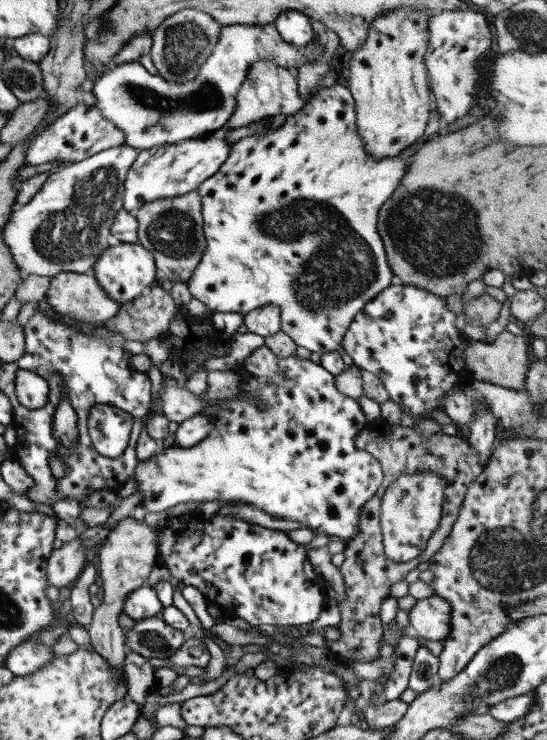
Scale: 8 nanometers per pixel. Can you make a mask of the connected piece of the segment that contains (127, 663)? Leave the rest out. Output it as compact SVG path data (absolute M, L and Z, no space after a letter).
M131 651L125 656L123 669L127 679L128 698L138 704L142 714L148 694L156 688L154 668L146 657Z

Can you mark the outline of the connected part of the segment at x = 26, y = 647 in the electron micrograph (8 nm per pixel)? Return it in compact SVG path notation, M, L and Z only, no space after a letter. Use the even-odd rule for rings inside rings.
M36 638L24 641L8 653L5 667L15 676L26 676L39 671L56 654L52 647L42 645Z

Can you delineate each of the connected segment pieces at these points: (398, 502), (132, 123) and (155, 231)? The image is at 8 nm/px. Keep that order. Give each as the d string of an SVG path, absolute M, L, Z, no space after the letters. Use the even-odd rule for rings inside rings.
M430 471L399 476L382 495L380 529L385 555L390 561L408 562L426 547L441 519L442 498L445 496L444 477Z
M273 23L232 24L221 28L212 54L200 65L196 78L191 82L172 84L161 76L150 74L139 61L132 61L104 72L91 92L101 113L124 132L126 144L143 151L156 145L217 135L233 115L238 89L246 80L247 70L257 60L267 58L291 71L298 71L302 64L320 60L324 50L325 42L320 37L314 37L304 46L288 44Z
M193 190L172 198L159 198L143 204L133 213L139 224L138 242L154 256L160 277L172 283L187 283L192 271L200 264L207 245L199 192Z

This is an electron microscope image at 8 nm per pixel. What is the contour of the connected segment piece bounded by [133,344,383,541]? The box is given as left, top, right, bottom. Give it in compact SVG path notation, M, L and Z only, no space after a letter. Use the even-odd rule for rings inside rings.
M265 344L260 348L256 348L248 358L241 364L237 364L234 369L230 369L241 376L240 384L242 384L242 395L238 399L232 401L222 399L222 401L209 404L202 412L202 415L208 415L213 418L215 428L212 432L203 438L198 444L193 447L182 448L180 445L170 445L169 447L155 452L148 460L138 461L133 478L138 480L139 486L137 491L142 492L142 504L147 512L156 512L162 515L162 512L167 508L172 508L176 504L182 502L206 502L212 500L225 500L238 502L238 504L248 504L256 506L260 510L264 510L271 514L274 518L283 518L295 520L306 525L312 530L325 533L327 536L337 536L349 541L354 535L360 532L359 514L360 509L372 498L372 495L377 491L377 488L383 481L383 470L381 464L367 451L358 450L355 445L355 438L358 431L364 428L370 422L366 420L360 405L356 399L348 398L342 392L336 389L335 376L329 373L325 368L314 363L310 359L301 359L296 354L288 358L276 356L270 348ZM262 401L265 406L257 406L257 402Z

